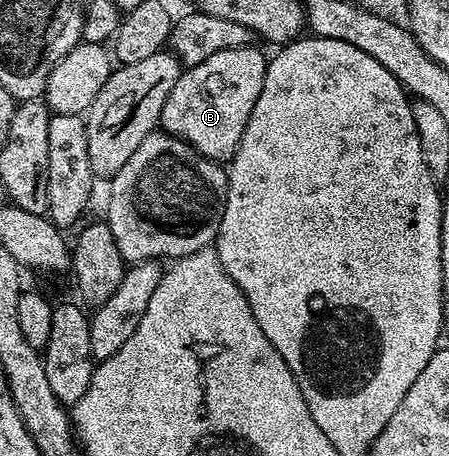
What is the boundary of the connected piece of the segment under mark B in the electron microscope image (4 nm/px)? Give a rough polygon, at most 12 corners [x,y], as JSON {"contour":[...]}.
{"contour":[[224,49],[185,68],[161,130],[229,160],[268,55]]}

